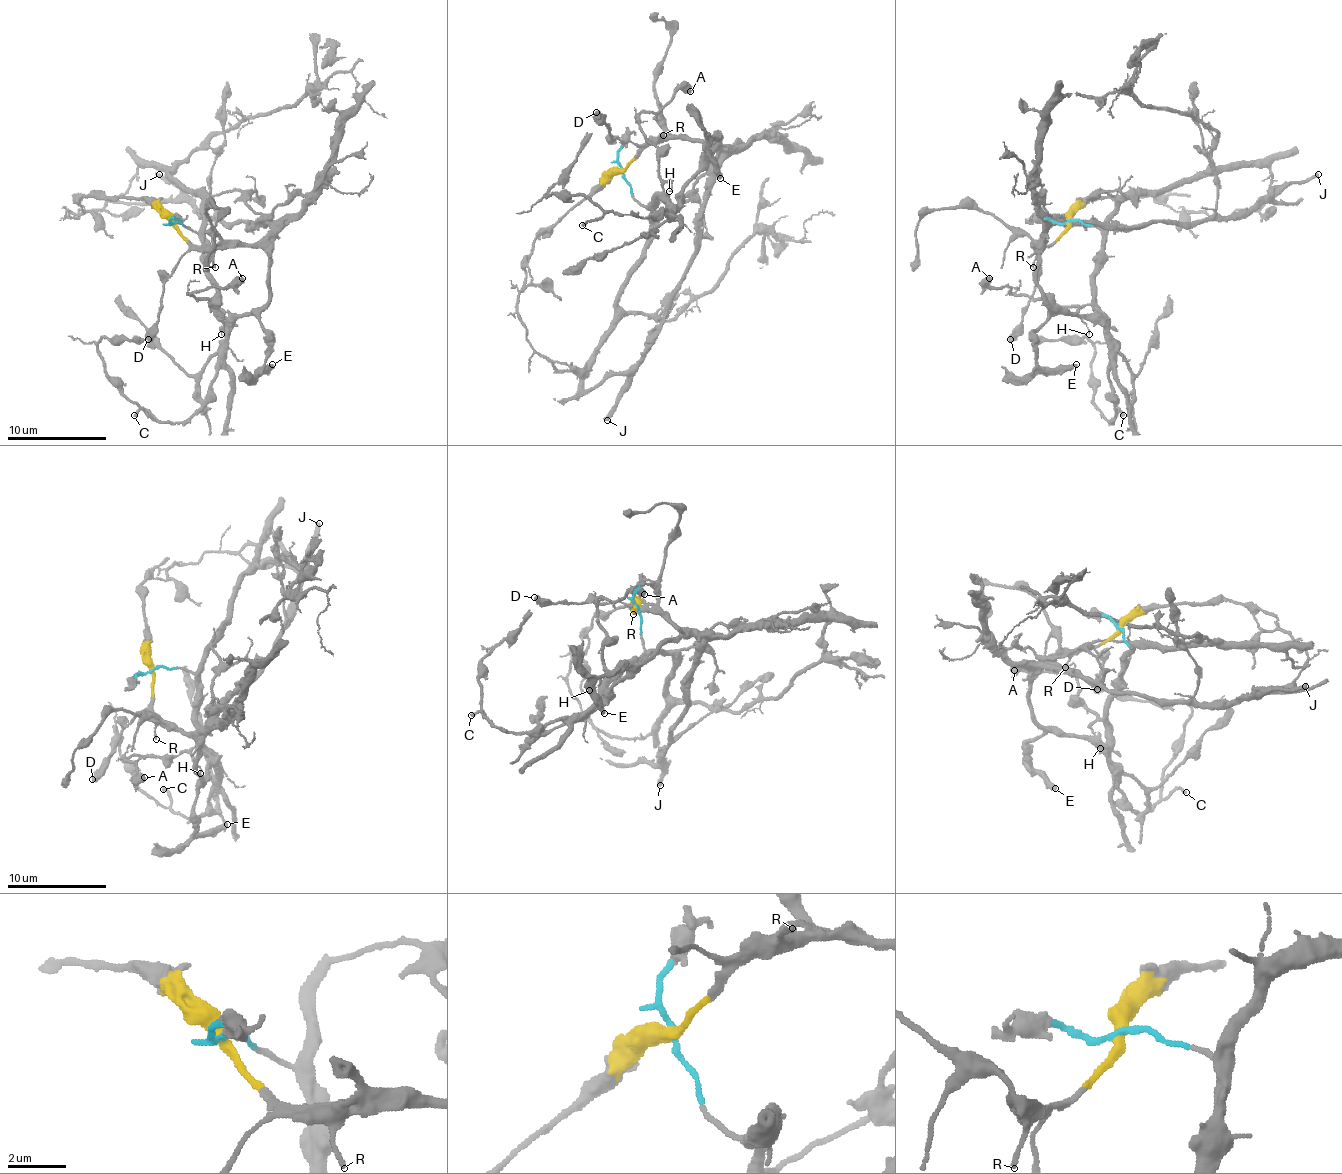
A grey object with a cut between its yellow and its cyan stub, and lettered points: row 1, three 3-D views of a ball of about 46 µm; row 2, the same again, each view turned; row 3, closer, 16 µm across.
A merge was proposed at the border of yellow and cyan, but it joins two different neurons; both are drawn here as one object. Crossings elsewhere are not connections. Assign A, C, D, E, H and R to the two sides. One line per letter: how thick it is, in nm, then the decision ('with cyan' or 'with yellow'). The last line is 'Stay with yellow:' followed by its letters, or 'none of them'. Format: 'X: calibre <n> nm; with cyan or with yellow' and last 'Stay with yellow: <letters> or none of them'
A: calibre 600 nm; with cyan
C: calibre 200 nm; with cyan
D: calibre 550 nm; with yellow
E: calibre 360 nm; with yellow
H: calibre 80 nm; with cyan
R: calibre 130 nm; with yellow
Stay with yellow: D, E, R

